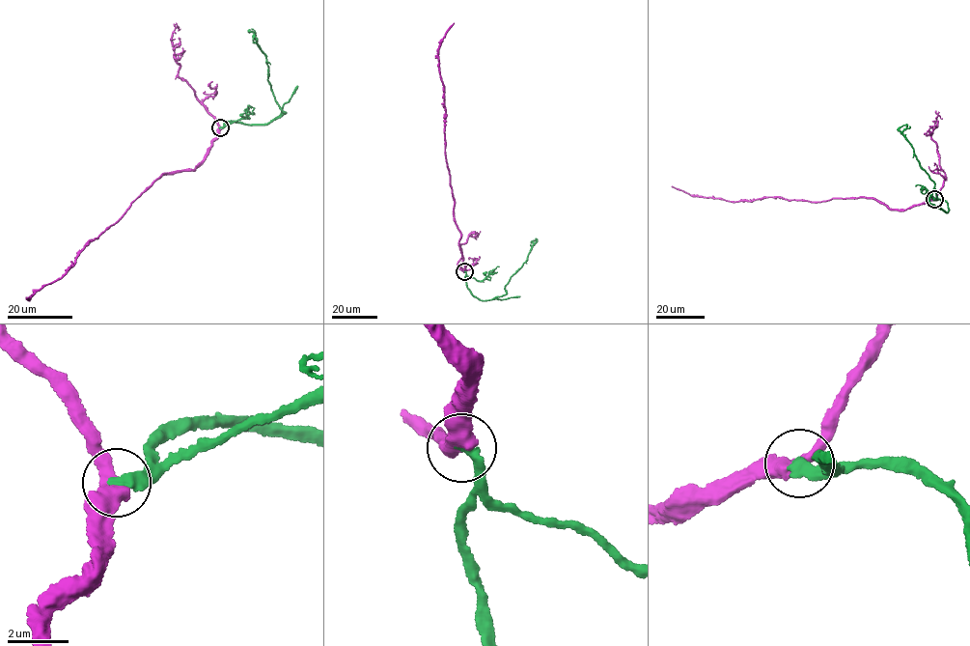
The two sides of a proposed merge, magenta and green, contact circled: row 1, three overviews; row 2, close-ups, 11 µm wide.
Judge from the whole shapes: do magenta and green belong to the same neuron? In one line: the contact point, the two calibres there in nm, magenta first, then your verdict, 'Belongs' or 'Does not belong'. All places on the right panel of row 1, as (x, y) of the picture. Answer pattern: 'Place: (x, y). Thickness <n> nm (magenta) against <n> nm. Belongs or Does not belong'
Place: (934, 199). Thickness 320 nm (magenta) against 380 nm. Belongs

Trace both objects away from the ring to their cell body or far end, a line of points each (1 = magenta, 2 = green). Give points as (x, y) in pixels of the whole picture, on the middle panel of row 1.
1: (464, 271), (461, 233), (454, 215), (445, 156), (438, 60), (440, 41), (454, 23)
2: (465, 271), (466, 284), (475, 296), (484, 300), (502, 296), (505, 286), (537, 240), (530, 242)

